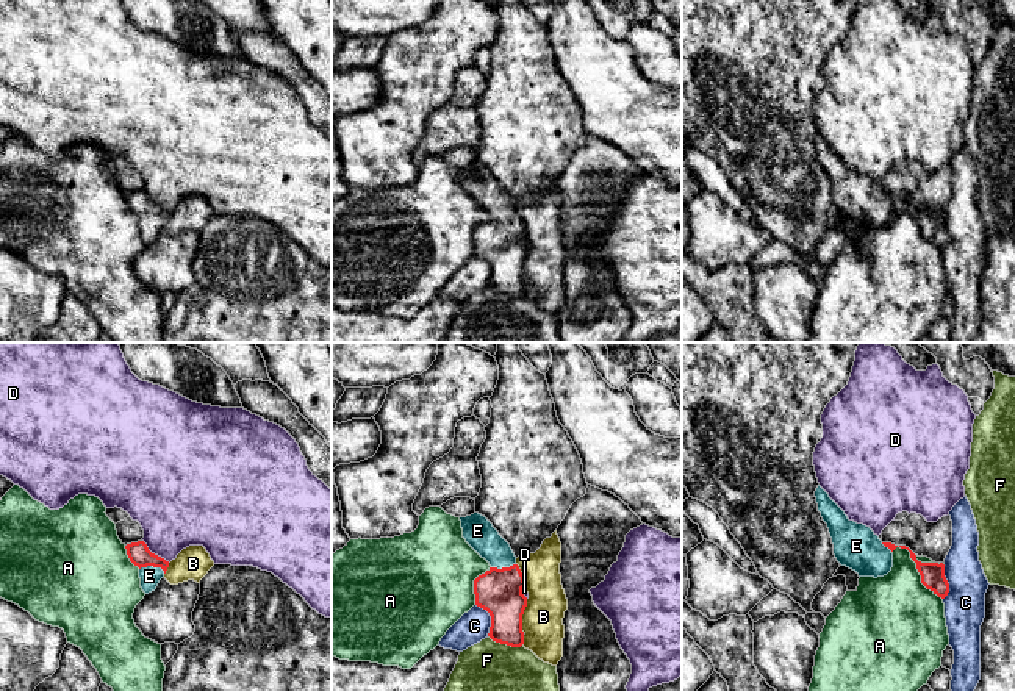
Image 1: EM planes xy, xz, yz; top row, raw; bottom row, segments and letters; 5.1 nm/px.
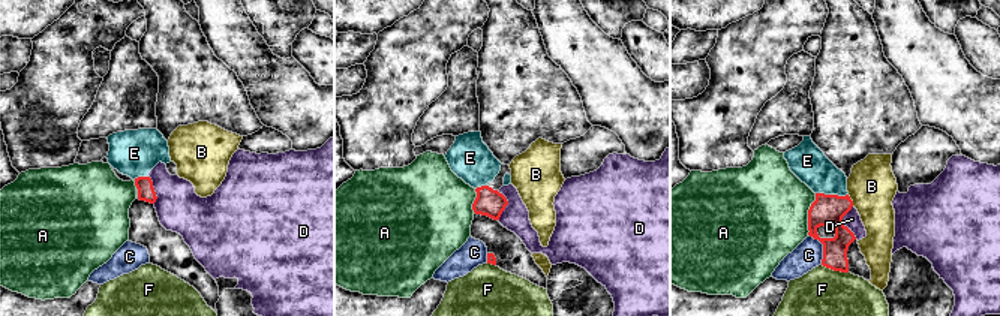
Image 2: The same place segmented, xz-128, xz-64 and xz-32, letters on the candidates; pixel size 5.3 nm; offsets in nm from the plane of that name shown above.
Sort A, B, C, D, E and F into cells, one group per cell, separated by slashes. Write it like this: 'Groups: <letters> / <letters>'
Groups: A / B / C / D / E / F

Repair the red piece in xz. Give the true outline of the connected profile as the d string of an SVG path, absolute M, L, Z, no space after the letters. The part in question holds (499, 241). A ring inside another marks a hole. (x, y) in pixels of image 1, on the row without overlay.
M474 163L460 170L466 192L491 216L474 230L475 255L491 266L488 286L500 294L521 297L527 247L522 244L525 231L516 206L485 166Z

